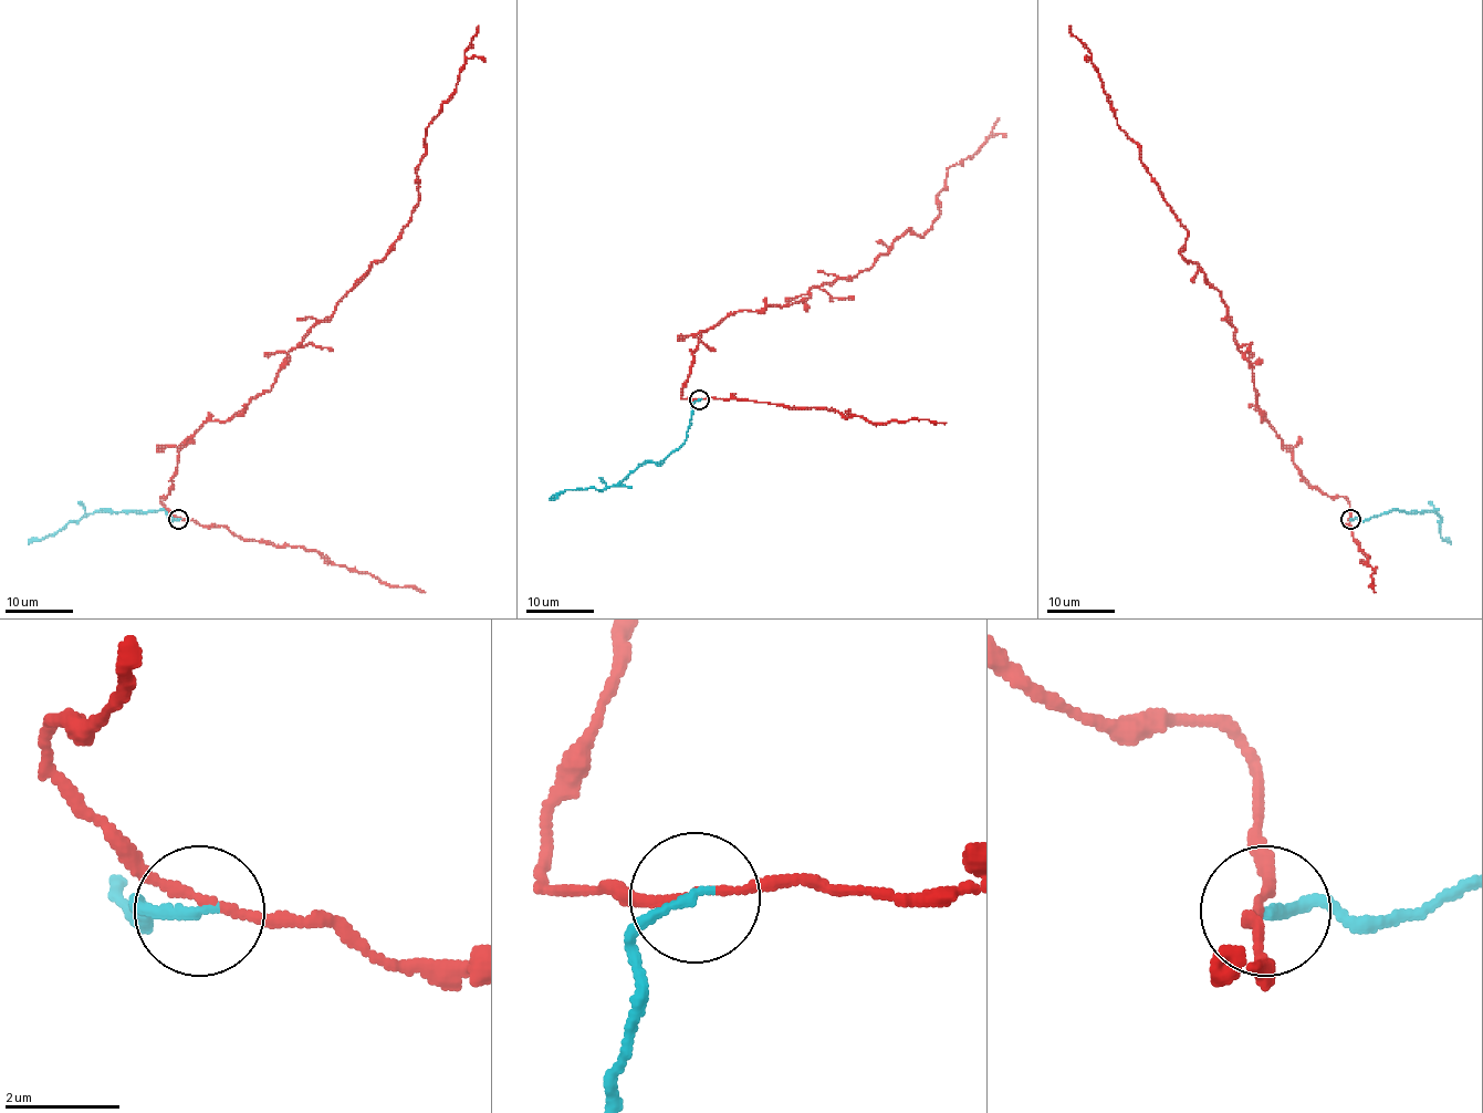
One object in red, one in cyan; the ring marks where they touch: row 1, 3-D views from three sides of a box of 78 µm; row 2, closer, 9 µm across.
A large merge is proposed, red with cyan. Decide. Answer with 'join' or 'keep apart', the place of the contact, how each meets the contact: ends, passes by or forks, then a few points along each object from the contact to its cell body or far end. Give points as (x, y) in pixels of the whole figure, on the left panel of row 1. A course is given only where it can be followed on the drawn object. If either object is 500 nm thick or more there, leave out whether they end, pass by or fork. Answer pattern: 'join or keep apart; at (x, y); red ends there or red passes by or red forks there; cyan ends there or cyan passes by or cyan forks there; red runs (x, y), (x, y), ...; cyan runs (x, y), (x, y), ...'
keep apart; at (178, 519); red passes by; cyan ends there; red runs (179, 519), (160, 498), (183, 445), (268, 392), (401, 231), (427, 126), (478, 25); cyan runs (179, 519), (170, 520), (165, 511), (85, 513), (28, 544)

